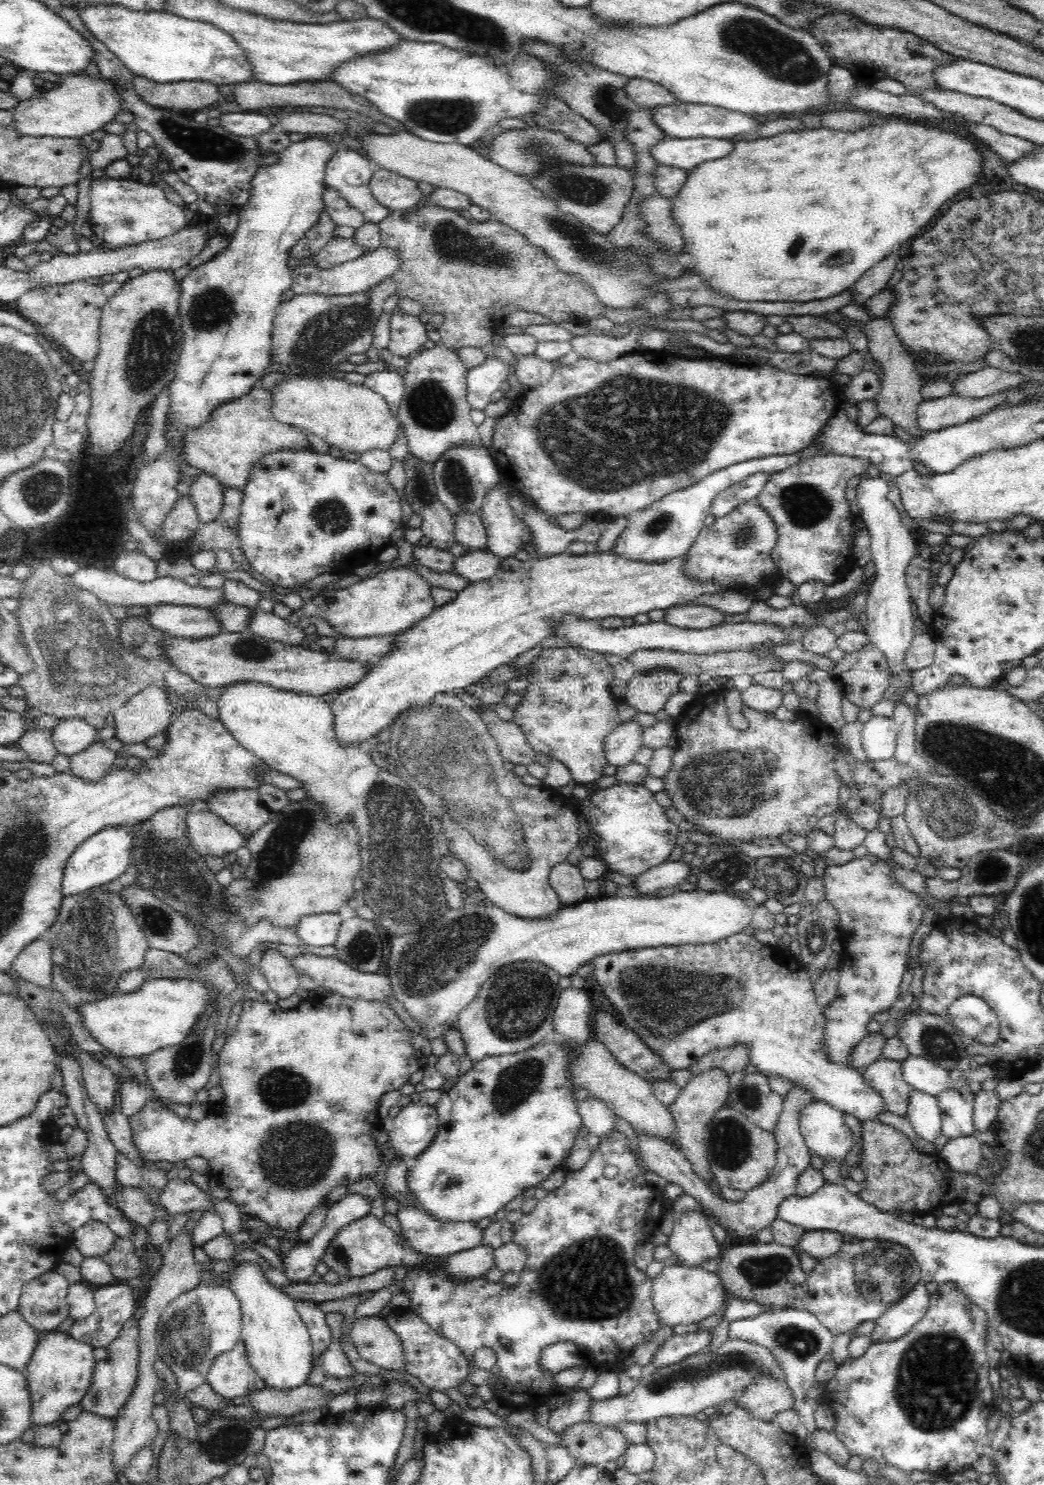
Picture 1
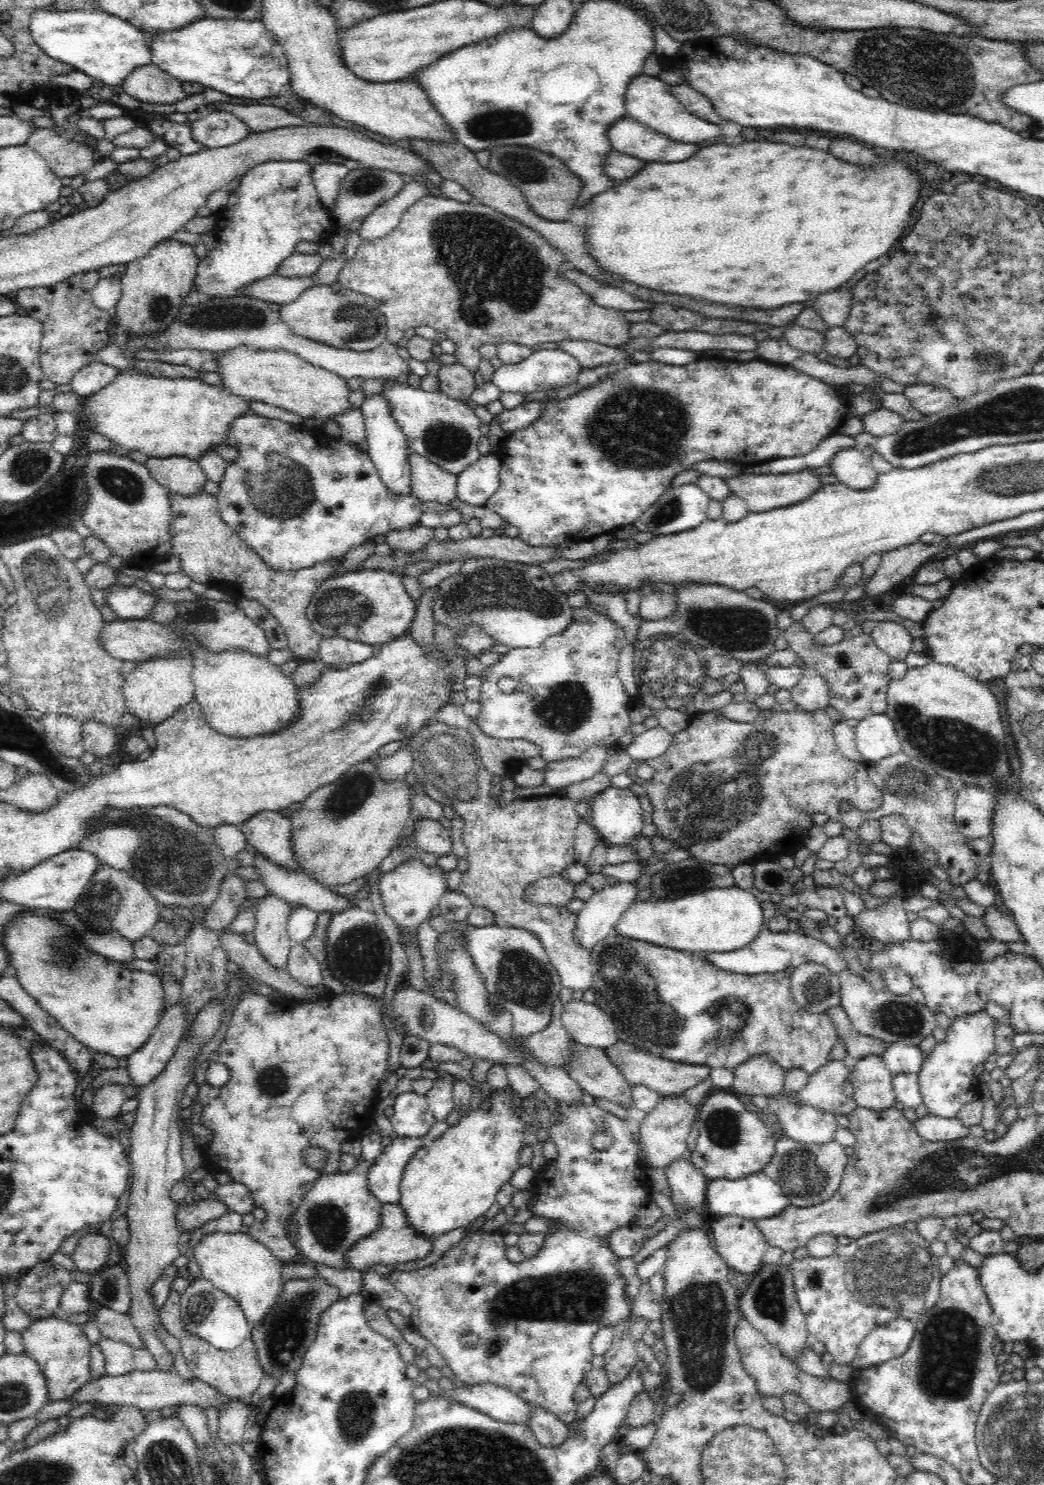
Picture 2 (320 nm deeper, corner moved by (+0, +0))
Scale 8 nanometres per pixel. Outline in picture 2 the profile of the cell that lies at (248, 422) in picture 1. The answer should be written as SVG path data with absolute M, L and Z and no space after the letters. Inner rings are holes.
M133 370L120 372L111 384L86 396L85 400L86 426L114 444L130 451L144 452L148 457L187 456L196 461L206 450L210 450L210 446L221 445L234 418L250 410L247 399L234 396L223 388L202 384L199 379L156 378L150 374L134 373Z

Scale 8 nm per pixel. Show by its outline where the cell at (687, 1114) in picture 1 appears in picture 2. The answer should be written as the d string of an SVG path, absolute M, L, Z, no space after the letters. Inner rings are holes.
M686 1094L663 1096L654 1109L646 1114L639 1126L638 1148L644 1154L641 1164L644 1168L666 1168L674 1158L680 1158L686 1150L686 1137L690 1124L696 1119L698 1107L694 1107Z

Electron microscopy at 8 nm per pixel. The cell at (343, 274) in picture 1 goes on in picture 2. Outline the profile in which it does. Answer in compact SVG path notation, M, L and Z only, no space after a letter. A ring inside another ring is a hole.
M278 275L266 276L256 282L240 286L238 294L254 299L275 302L279 305L290 304L306 288L312 287L312 277L286 278Z

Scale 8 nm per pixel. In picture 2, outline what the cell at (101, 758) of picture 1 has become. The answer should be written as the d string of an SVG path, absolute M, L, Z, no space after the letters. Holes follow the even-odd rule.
M86 720L82 722L82 744L86 752L92 752L97 757L107 757L117 747L118 735L114 727L106 726L95 720Z

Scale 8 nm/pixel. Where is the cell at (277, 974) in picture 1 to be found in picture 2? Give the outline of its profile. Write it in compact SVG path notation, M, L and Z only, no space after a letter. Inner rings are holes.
M272 893L258 900L253 934L255 945L272 967L287 967L292 940L287 933L287 922L292 912L290 903Z

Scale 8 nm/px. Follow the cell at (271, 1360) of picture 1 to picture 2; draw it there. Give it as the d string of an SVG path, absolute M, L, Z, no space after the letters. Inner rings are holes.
M242 1232L204 1234L192 1247L192 1251L200 1268L200 1276L208 1279L218 1290L229 1294L240 1304L251 1329L262 1322L272 1306L275 1306L278 1292L284 1284L280 1273L283 1265L281 1260L249 1233Z

